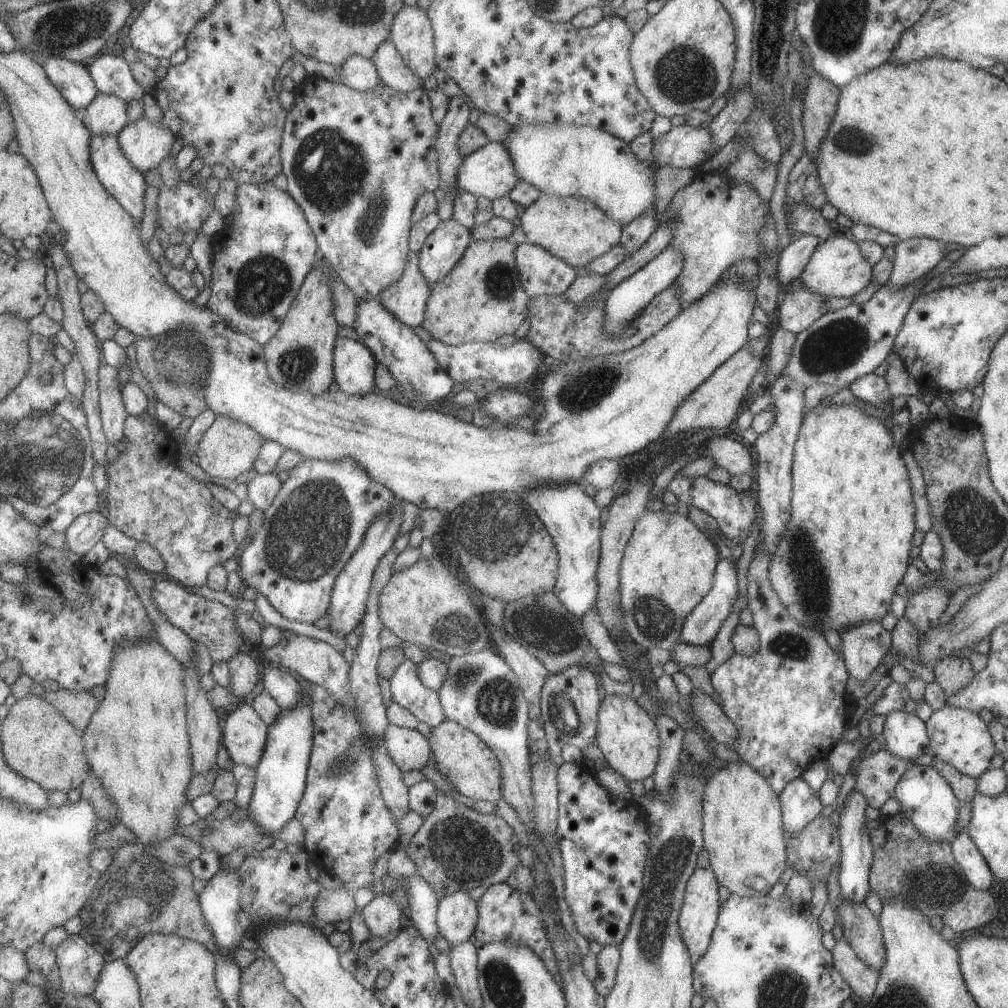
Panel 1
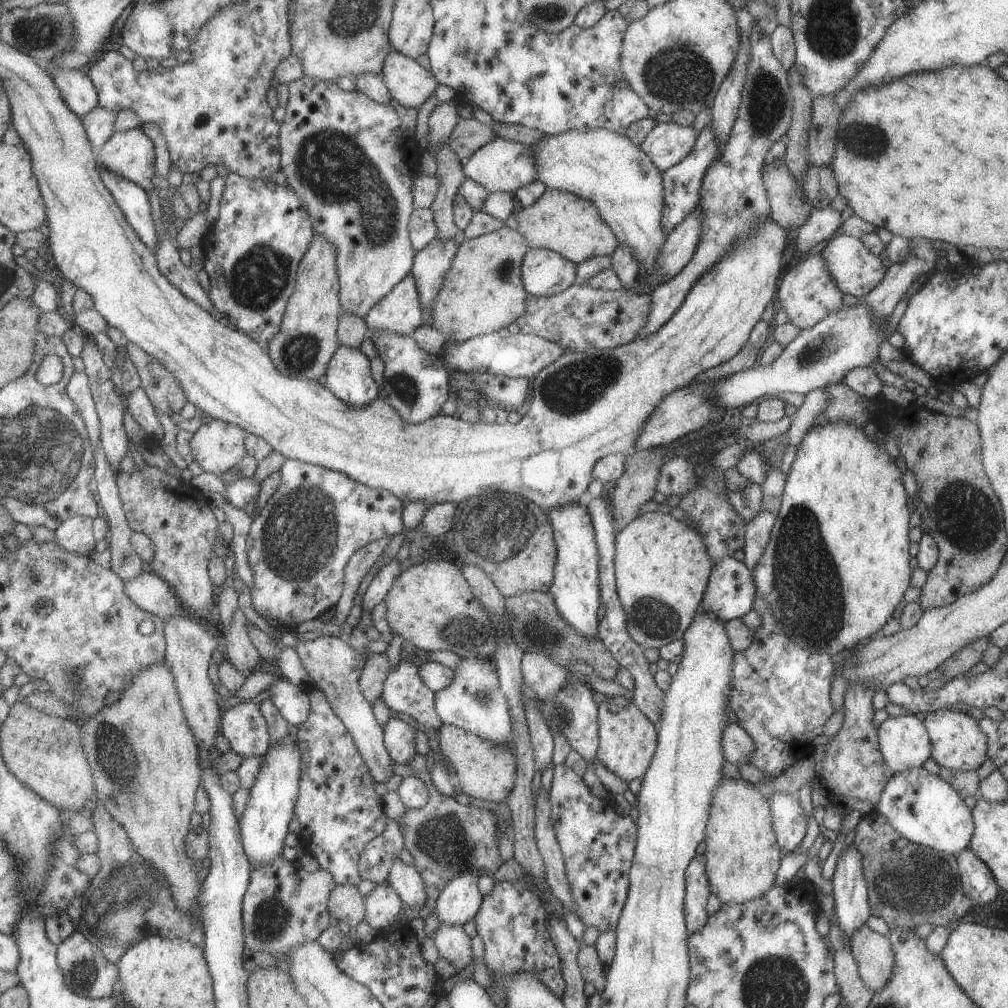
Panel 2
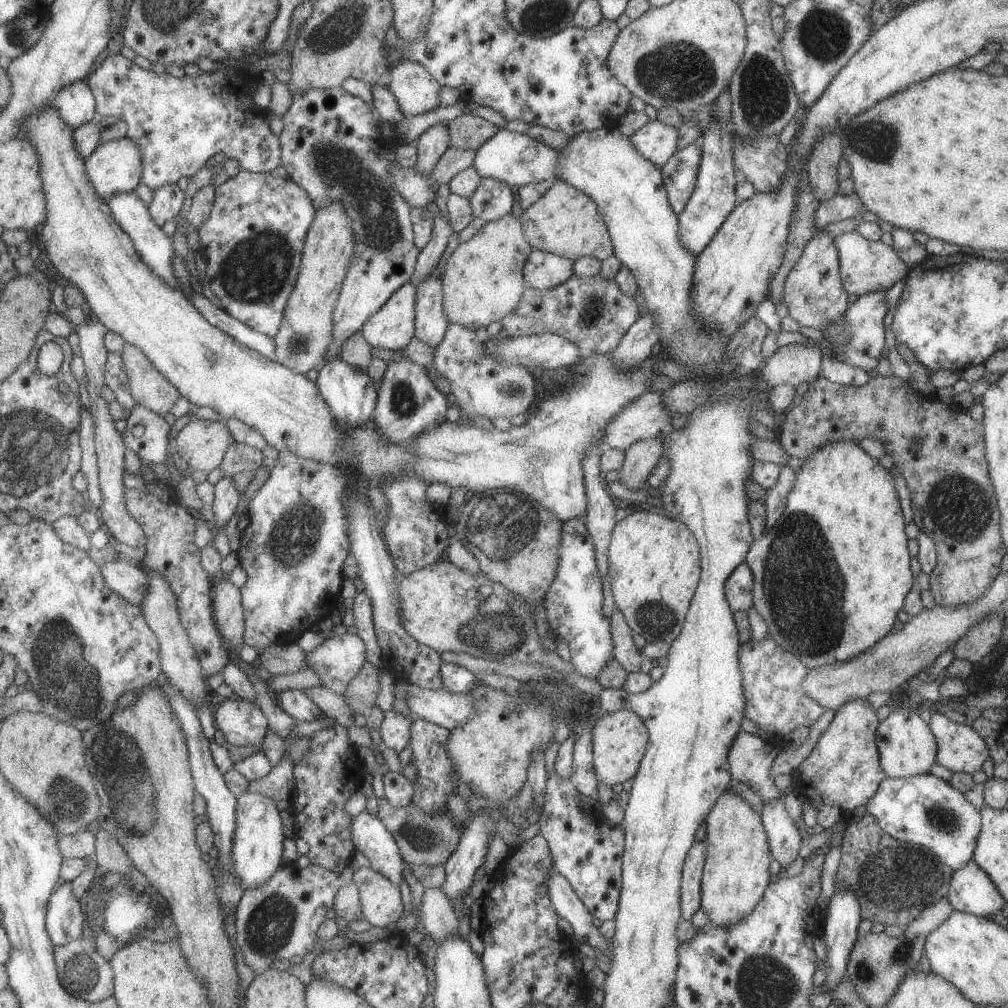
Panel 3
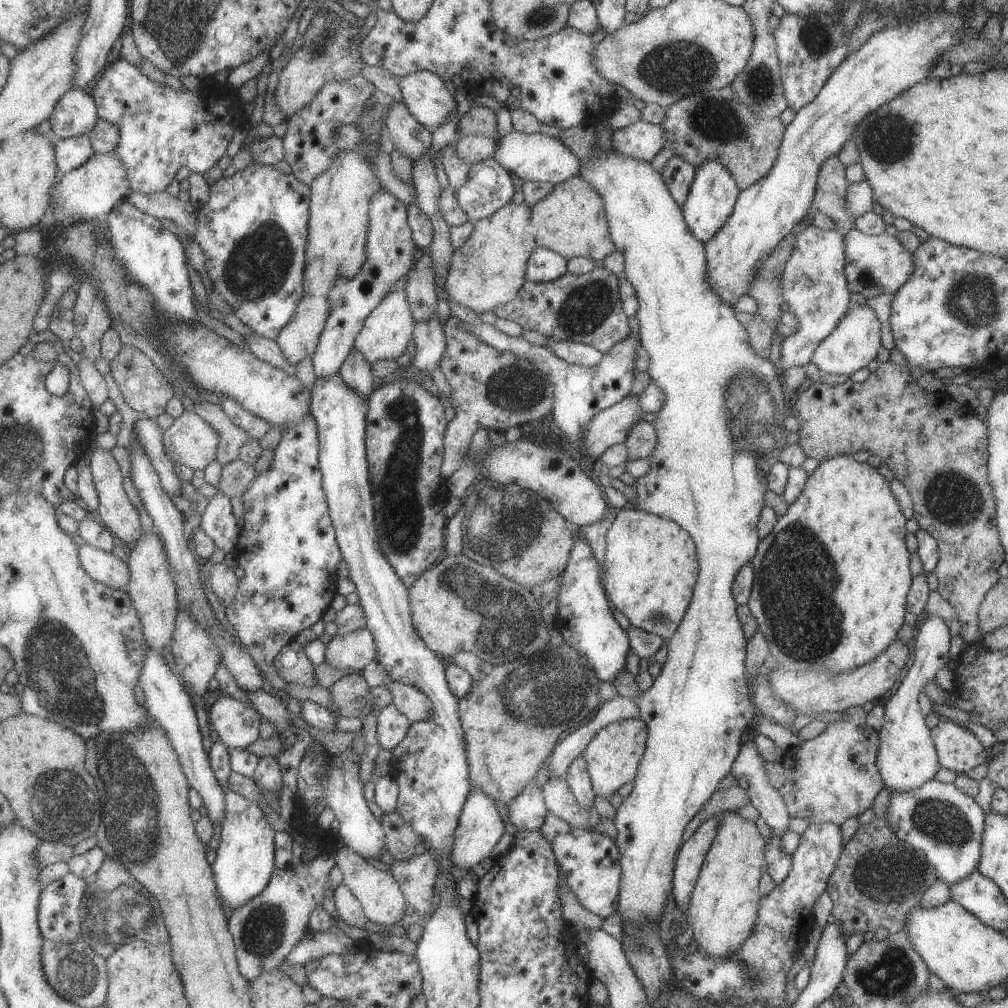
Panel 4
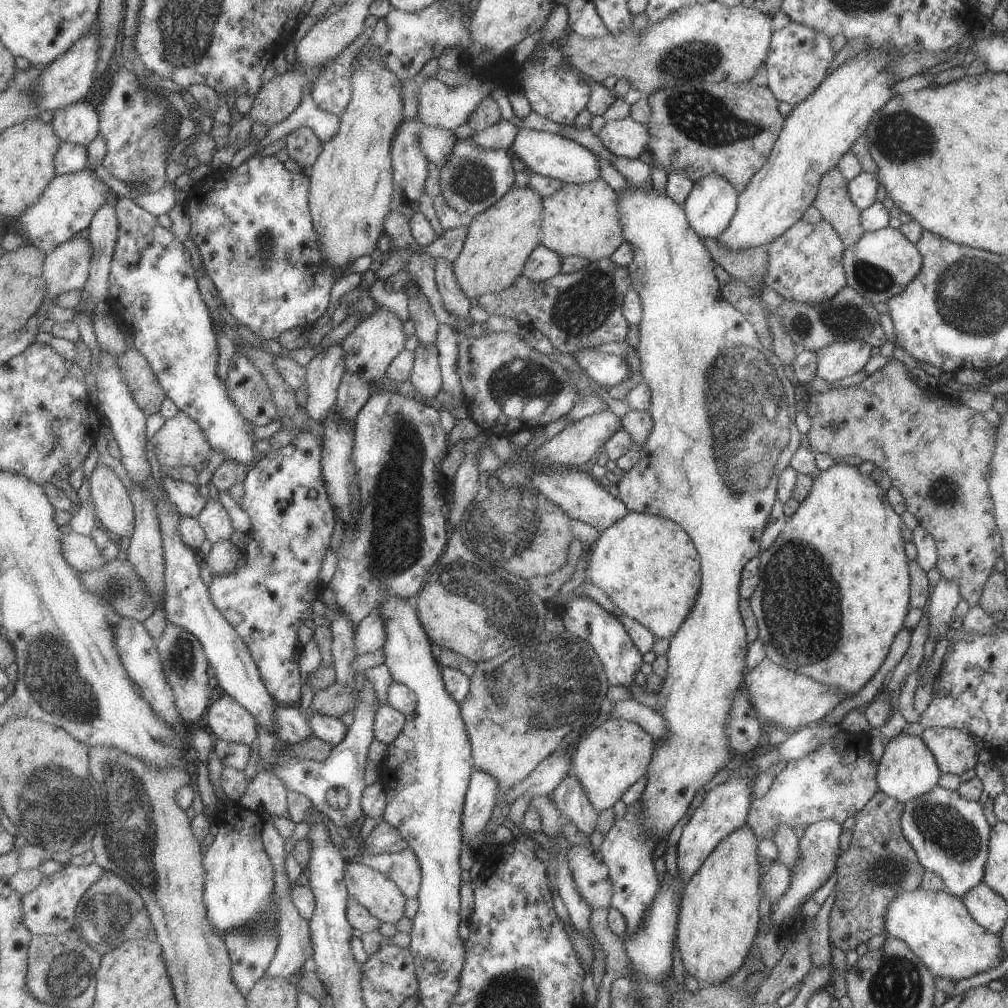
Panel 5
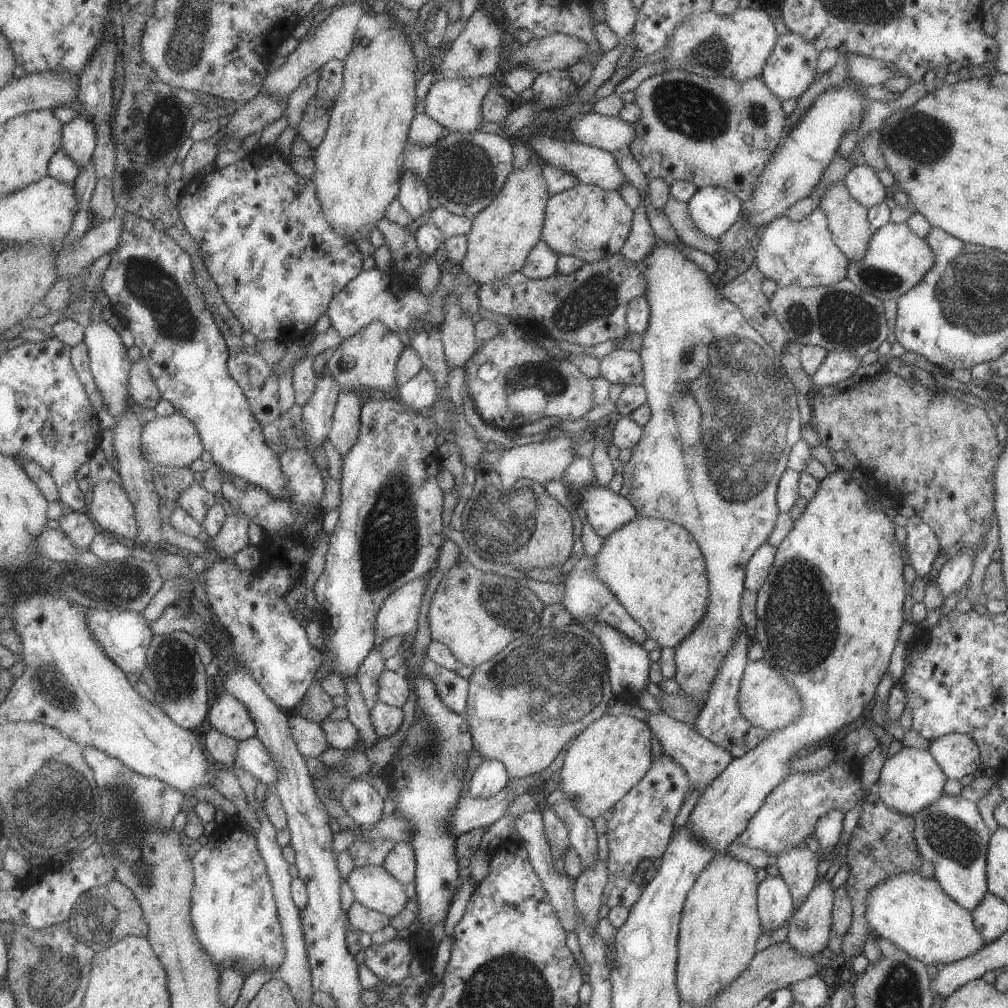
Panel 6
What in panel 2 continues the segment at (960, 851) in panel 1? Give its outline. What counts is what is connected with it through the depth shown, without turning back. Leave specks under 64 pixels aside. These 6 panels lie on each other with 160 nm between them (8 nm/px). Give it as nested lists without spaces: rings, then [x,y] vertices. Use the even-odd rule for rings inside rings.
[[[969,846],[955,857],[961,890],[973,904],[989,904],[997,898],[999,888],[991,872],[976,858]]]

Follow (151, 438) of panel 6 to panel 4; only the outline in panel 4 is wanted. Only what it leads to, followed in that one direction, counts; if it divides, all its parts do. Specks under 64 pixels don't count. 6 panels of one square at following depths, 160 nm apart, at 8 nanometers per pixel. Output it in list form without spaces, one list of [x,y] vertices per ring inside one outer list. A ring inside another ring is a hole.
[[[194,410],[185,411],[164,432],[164,445],[173,462],[205,470],[218,458],[220,434]]]

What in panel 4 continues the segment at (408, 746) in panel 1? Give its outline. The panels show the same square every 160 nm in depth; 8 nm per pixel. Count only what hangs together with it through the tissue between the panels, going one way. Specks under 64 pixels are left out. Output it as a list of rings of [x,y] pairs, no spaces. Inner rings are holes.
[[[393,703],[378,714],[377,739],[381,748],[393,752],[409,734],[411,719]]]

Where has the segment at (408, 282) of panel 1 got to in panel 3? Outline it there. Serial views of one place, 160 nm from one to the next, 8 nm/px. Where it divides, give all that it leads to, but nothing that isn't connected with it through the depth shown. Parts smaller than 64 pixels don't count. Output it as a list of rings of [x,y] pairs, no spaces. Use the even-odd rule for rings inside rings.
[[[413,283],[403,286],[372,318],[362,332],[373,348],[405,350],[416,337],[418,288]]]

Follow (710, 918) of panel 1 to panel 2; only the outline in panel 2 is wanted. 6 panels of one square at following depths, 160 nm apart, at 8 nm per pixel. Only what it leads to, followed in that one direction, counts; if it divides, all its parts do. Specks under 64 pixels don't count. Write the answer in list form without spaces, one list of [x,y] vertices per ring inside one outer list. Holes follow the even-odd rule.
[[[695,854],[687,864],[684,875],[684,924],[688,934],[699,930],[707,921],[705,905],[709,898],[709,884],[705,875],[705,858]]]

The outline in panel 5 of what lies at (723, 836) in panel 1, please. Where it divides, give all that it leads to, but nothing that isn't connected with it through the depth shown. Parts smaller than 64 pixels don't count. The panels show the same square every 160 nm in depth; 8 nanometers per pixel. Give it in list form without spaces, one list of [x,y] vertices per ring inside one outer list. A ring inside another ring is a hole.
[[[745,823],[725,835],[718,845],[707,855],[695,874],[685,882],[682,897],[678,900],[680,910],[676,922],[676,936],[680,959],[685,971],[693,976],[699,986],[723,983],[746,962],[748,951],[753,946],[753,938],[759,926],[759,874],[762,863],[757,858],[758,838]]]

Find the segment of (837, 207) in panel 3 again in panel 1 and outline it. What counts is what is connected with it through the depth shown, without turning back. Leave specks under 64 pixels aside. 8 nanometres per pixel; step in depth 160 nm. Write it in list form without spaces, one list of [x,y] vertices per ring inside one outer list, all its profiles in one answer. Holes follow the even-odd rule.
[[[803,234],[795,236],[783,248],[779,254],[776,274],[780,289],[799,279],[819,242],[819,238],[815,238],[813,234]]]

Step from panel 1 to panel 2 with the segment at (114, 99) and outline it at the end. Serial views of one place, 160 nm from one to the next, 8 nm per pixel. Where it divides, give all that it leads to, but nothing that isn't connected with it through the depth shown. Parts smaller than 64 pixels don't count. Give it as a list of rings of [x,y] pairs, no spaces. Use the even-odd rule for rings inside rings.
[[[100,104],[91,114],[82,118],[87,136],[89,136],[91,144],[97,152],[116,134],[117,114],[118,112],[107,110]]]

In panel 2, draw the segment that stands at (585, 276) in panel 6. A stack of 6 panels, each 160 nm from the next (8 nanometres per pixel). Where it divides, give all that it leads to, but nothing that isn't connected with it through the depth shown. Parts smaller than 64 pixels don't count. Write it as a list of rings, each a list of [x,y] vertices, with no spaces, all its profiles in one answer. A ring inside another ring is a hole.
[[[574,283],[552,296],[526,294],[527,315],[515,322],[520,333],[555,342],[564,352],[609,350],[632,342],[647,322],[649,293],[633,294],[629,290],[601,290],[587,284]]]

